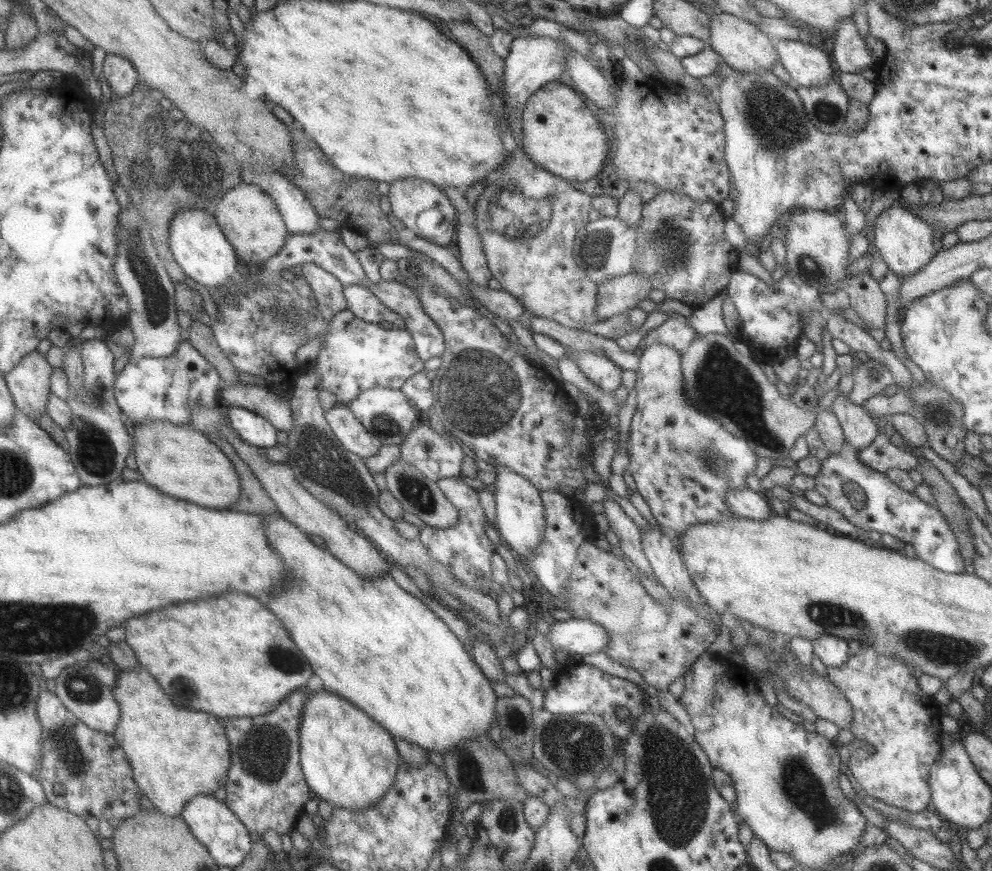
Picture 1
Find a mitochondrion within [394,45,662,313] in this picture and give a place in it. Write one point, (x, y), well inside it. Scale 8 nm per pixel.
(508, 223)

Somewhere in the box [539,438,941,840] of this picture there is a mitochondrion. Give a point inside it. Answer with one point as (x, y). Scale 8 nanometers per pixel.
(801, 785)

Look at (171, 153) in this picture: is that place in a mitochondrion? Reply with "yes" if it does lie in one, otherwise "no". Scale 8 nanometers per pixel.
yes

